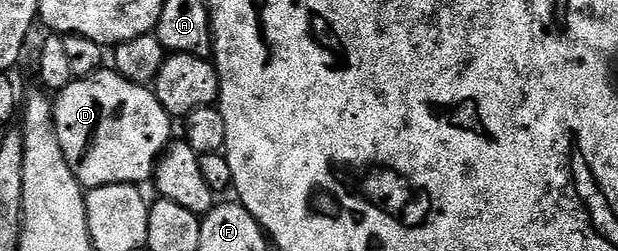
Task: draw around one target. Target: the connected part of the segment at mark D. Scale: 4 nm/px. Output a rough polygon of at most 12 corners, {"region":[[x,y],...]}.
{"region":[[114,69],[55,96],[85,189],[144,185],[174,139],[155,90]]}

